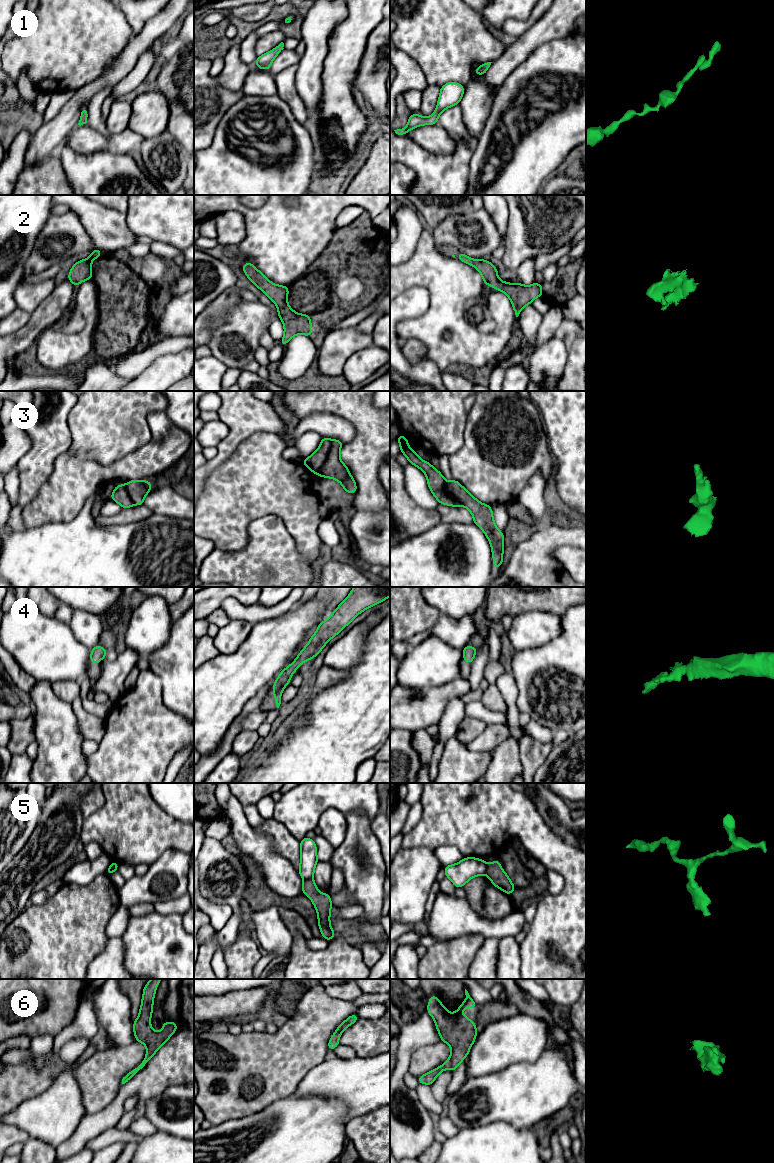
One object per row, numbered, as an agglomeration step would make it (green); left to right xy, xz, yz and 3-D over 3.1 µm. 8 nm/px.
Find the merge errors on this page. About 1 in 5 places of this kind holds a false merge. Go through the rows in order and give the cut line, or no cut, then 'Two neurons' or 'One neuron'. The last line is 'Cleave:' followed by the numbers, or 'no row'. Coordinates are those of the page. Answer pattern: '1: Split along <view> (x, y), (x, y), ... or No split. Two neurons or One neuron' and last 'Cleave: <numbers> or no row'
1: No split. One neuron
2: No split. One neuron
3: Split along xz (331, 440), (327, 459), (316, 473). Two neurons
4: No split. One neuron
5: Split along yz (487, 864), (485, 873). Two neurons
6: No split. One neuron
Cleave: 3, 5

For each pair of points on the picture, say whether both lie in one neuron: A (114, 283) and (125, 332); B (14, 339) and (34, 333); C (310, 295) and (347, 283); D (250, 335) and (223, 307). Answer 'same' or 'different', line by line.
A: same
B: same
C: same
D: different

